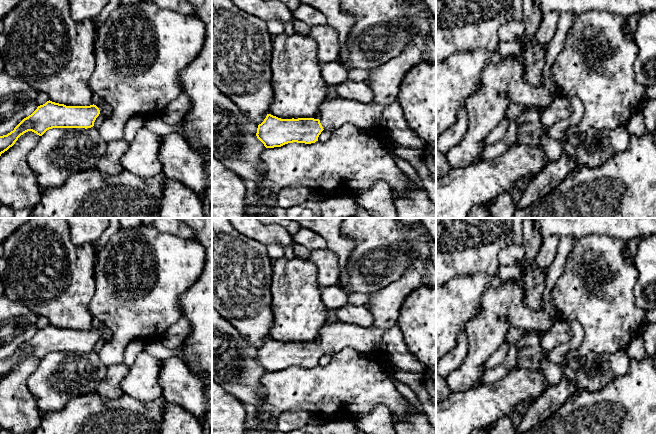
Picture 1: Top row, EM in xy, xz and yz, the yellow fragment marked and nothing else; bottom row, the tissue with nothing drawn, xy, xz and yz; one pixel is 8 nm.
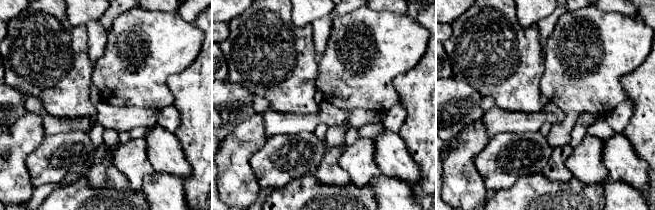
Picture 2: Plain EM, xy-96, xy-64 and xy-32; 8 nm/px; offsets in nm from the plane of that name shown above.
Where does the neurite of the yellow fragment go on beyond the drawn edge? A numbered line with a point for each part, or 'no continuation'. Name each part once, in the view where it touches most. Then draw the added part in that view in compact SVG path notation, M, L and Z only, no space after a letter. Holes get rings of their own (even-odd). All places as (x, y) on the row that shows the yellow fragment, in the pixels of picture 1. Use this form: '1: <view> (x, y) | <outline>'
1: xz (385, 80) | M418 33L398 56L371 69L366 79L374 94L371 102L358 103L330 95L320 105L319 120L323 129L332 132L344 123L360 128L377 126L383 111L398 98L406 73L415 64L425 61L436 64L436 43L431 35Z

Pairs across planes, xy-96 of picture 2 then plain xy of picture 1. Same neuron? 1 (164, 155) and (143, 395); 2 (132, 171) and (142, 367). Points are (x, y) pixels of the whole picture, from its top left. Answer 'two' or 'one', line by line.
1: two
2: one

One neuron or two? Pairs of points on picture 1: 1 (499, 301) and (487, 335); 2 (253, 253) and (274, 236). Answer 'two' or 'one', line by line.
1: one
2: two

